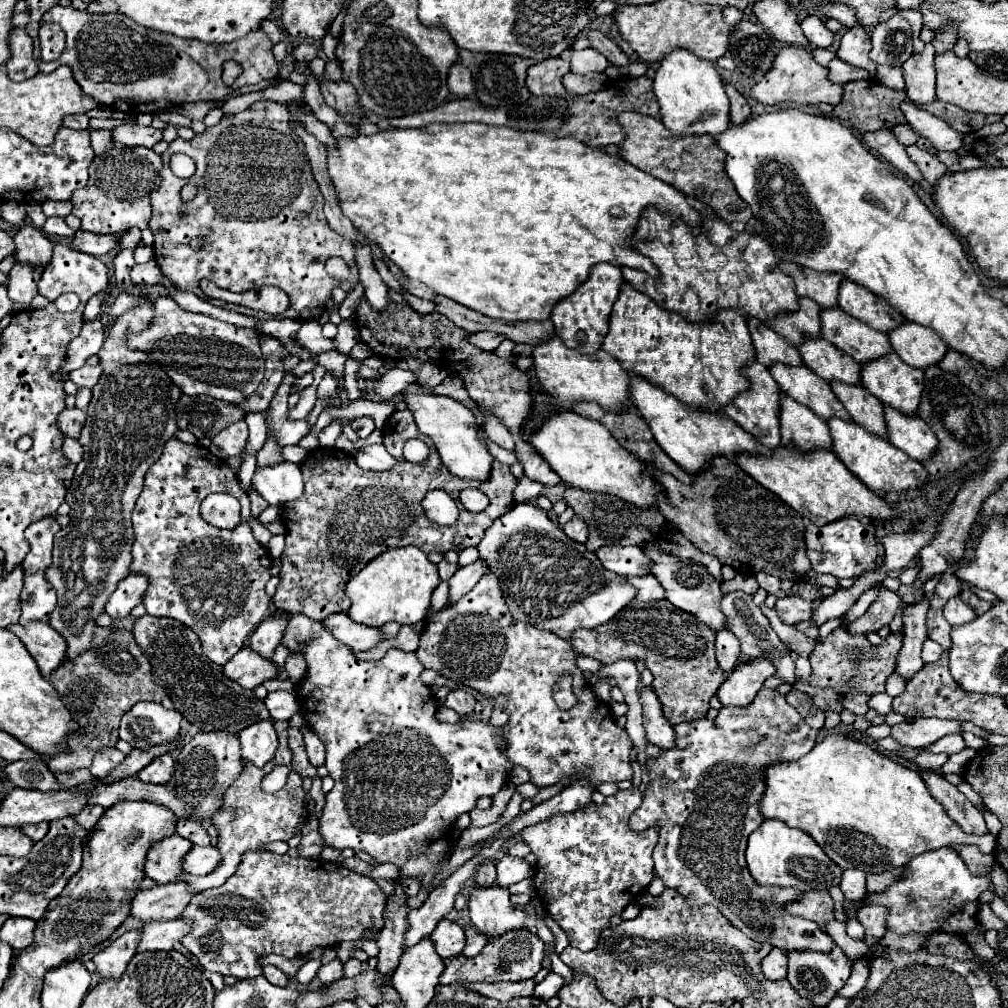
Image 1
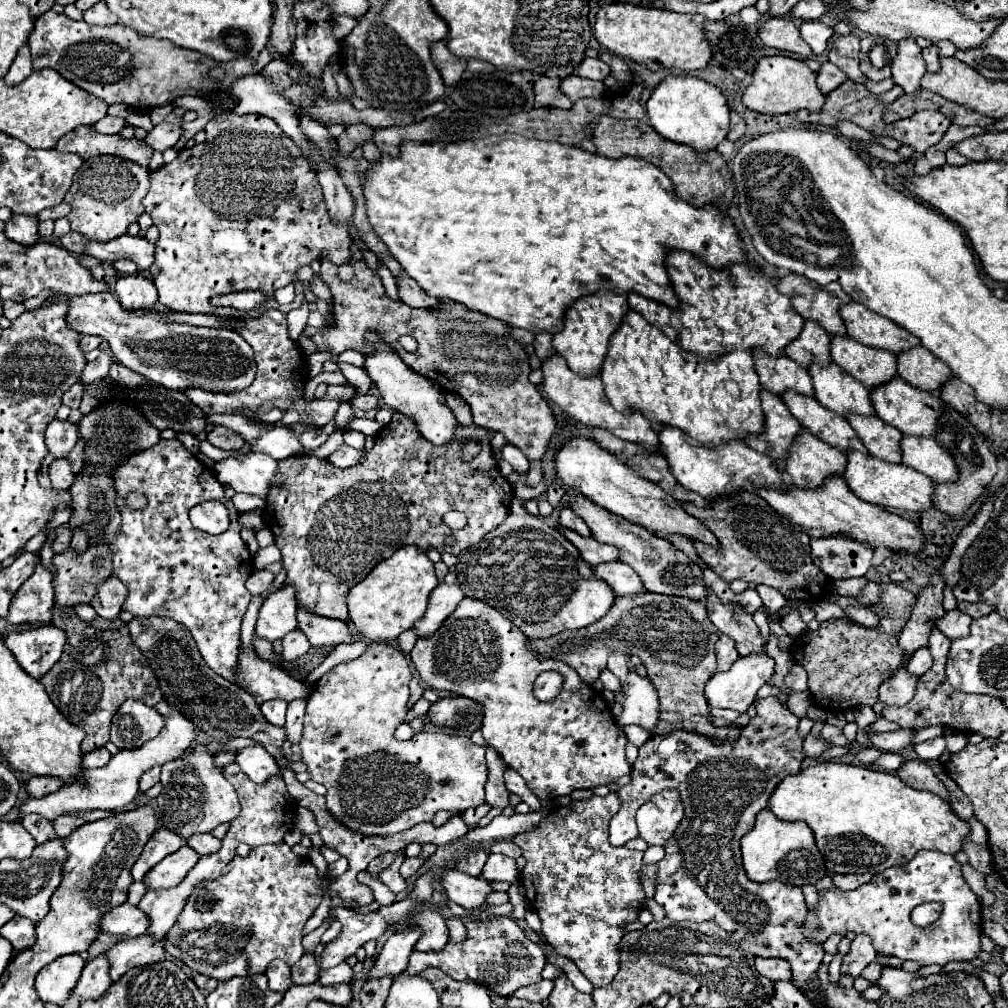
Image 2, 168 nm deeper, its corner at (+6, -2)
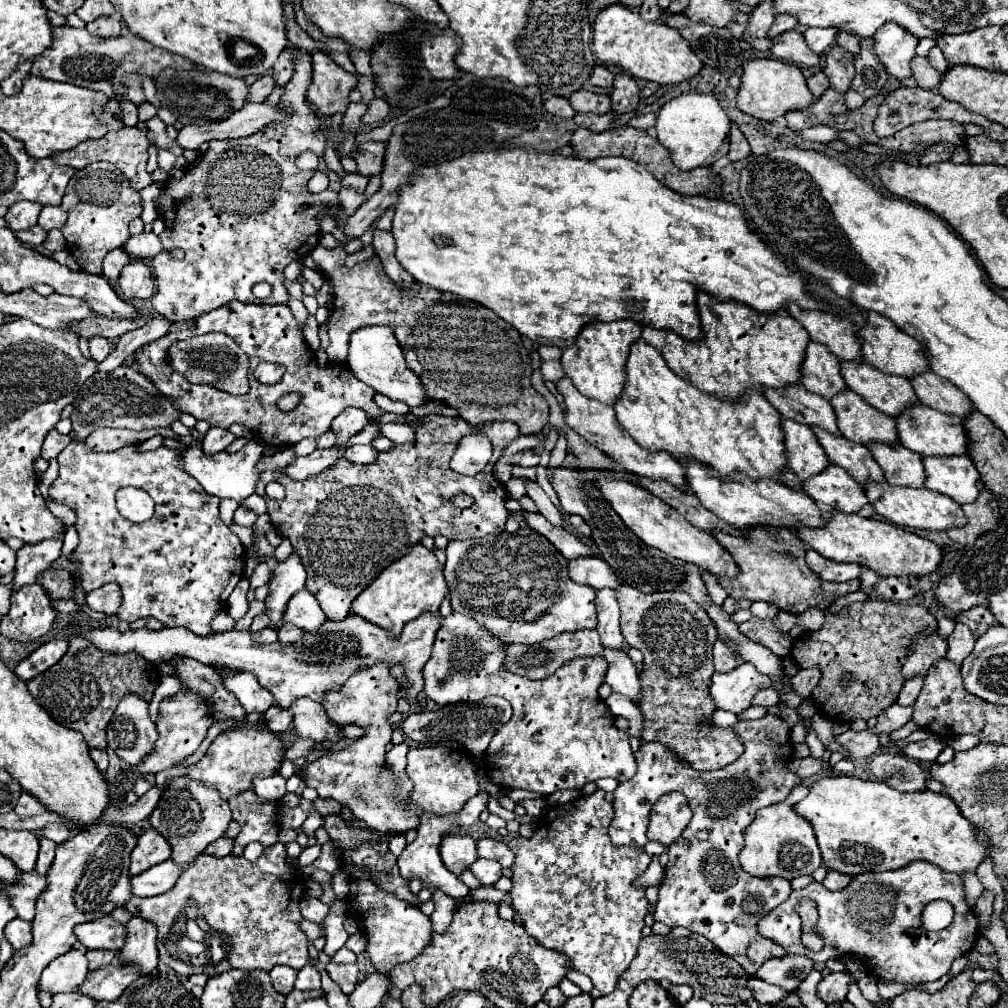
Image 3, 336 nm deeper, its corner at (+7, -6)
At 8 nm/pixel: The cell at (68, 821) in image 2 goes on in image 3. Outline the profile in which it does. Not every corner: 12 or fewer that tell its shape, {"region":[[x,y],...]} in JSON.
{"region":[[48,823],[40,835],[64,843],[72,831],[64,825]]}

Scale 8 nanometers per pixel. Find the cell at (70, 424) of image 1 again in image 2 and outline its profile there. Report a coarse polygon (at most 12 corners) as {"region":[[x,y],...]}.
{"region":[[51,421],[45,443],[55,459],[65,457],[79,431],[69,421]]}

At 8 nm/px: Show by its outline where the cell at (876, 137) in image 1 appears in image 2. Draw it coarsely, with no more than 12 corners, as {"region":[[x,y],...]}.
{"region":[[851,121],[837,123],[837,129],[847,139],[875,143],[873,135]]}

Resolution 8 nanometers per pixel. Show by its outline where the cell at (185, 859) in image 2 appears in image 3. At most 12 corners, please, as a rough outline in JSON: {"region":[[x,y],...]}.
{"region":[[172,859],[132,877],[136,897],[170,891],[182,867]]}

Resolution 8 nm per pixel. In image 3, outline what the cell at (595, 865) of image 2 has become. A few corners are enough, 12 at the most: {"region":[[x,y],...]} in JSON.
{"region":[[604,791],[548,807],[512,907],[608,995],[642,939],[642,849]]}

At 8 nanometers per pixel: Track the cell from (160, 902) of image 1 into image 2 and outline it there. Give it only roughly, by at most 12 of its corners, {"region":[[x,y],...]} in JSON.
{"region":[[123,903],[101,919],[101,933],[139,937],[147,915]]}

